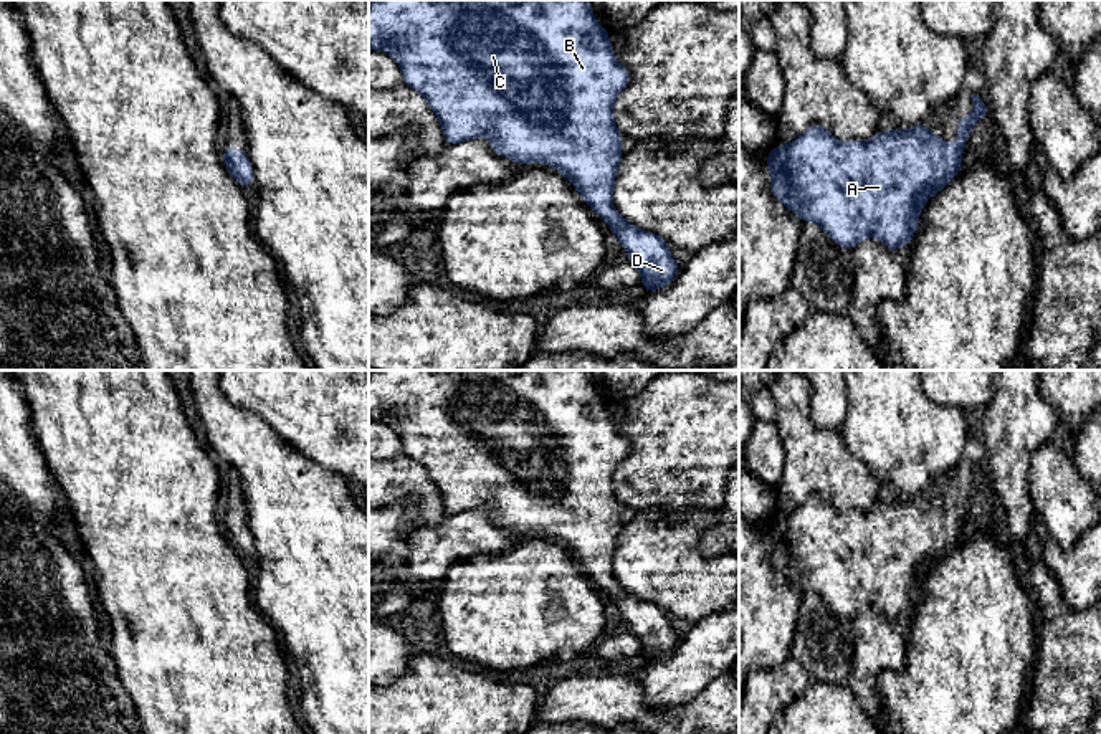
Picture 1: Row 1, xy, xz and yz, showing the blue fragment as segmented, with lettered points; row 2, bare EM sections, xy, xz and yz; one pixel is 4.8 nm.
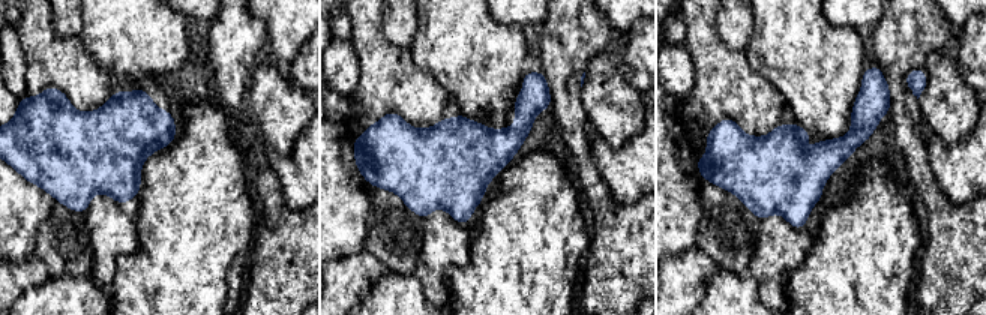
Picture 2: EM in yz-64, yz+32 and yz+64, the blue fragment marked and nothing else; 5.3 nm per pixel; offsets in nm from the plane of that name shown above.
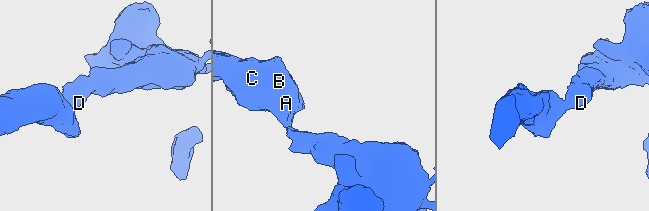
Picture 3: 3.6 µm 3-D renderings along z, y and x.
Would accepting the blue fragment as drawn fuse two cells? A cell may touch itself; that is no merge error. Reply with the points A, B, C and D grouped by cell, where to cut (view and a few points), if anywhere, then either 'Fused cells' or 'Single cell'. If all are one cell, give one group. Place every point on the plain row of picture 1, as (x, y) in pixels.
Groups: A B C D. No split. Single cell

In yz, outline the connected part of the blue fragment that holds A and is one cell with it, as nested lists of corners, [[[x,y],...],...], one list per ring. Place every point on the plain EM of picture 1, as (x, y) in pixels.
[[[970,466],[975,481],[957,491],[957,509],[947,517],[942,504],[936,506],[924,494],[899,501],[876,501],[868,512],[836,512],[825,494],[812,494],[792,514],[772,517],[767,522],[772,565],[803,592],[820,595],[833,613],[853,622],[865,607],[881,610],[889,622],[914,610],[922,575],[942,560],[962,539],[960,527],[974,494],[989,484],[987,473]]]

